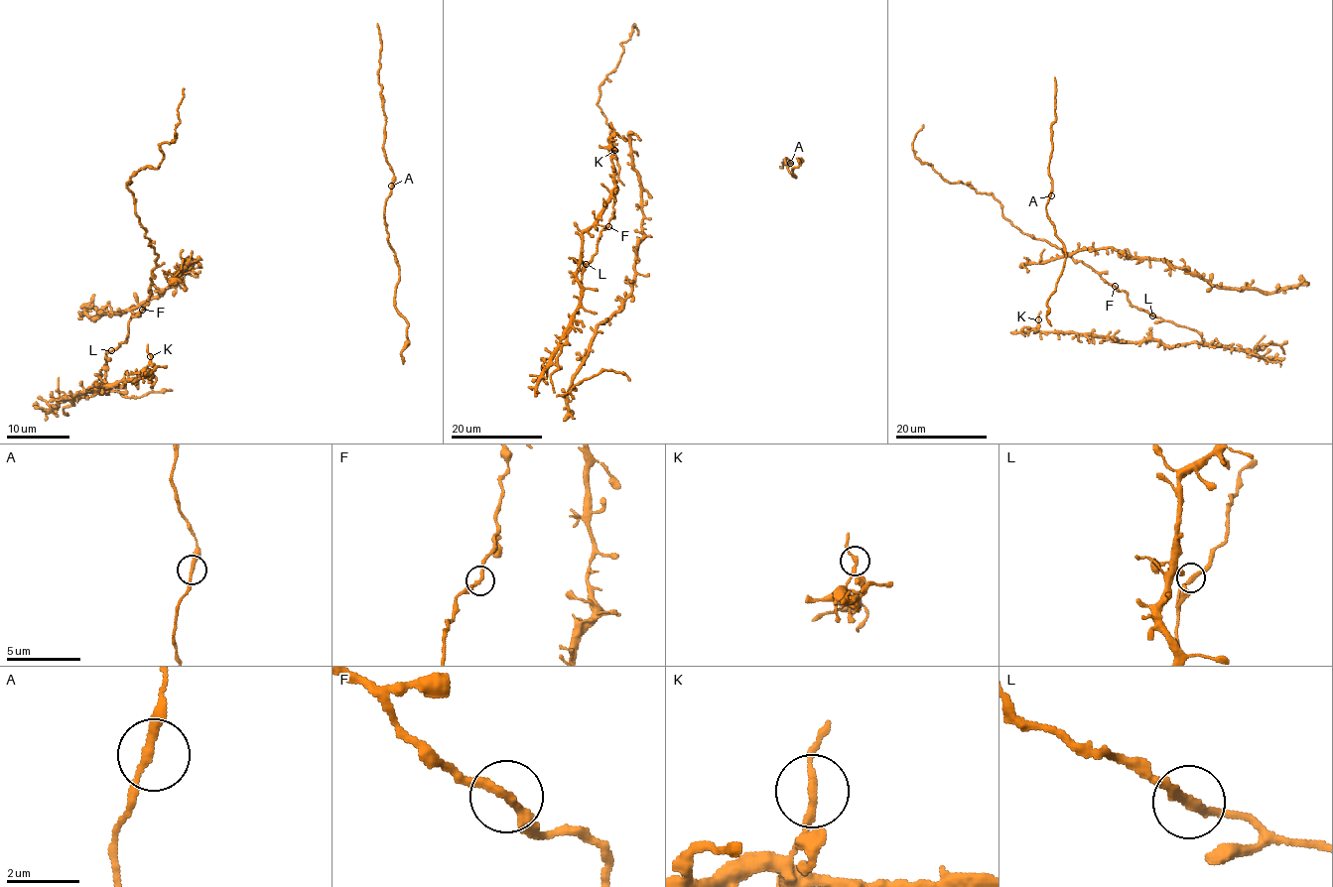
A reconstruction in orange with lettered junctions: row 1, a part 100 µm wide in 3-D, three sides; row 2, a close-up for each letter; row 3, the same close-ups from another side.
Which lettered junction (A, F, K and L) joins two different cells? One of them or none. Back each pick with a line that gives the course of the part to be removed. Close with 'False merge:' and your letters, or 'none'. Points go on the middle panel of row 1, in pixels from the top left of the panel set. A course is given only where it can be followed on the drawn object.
False merge: none

